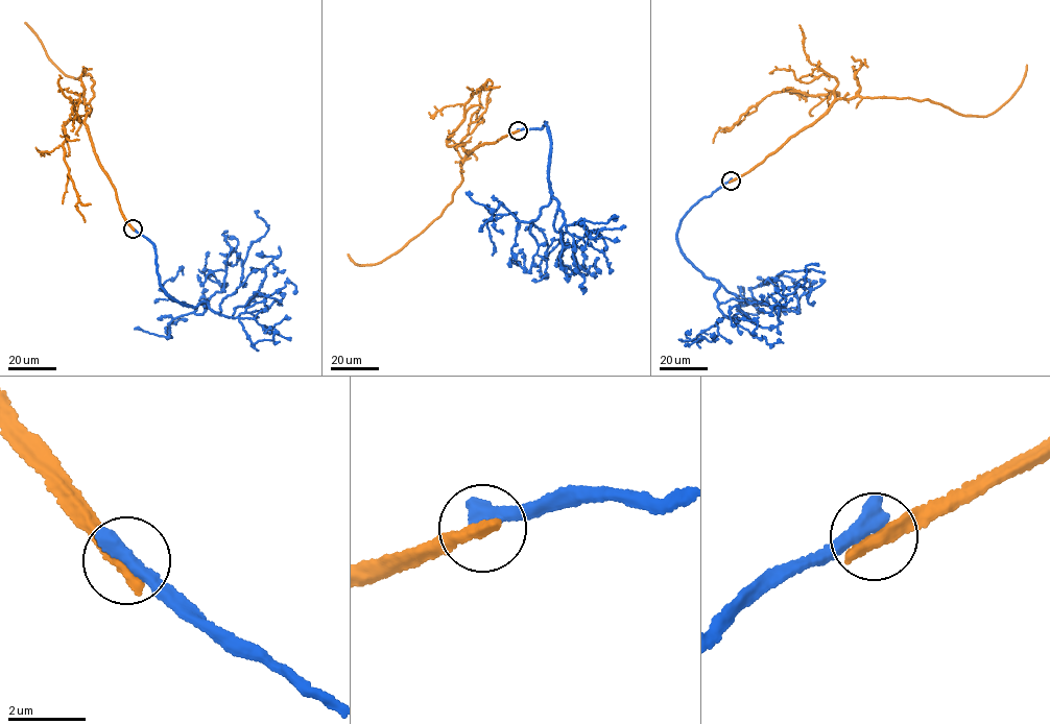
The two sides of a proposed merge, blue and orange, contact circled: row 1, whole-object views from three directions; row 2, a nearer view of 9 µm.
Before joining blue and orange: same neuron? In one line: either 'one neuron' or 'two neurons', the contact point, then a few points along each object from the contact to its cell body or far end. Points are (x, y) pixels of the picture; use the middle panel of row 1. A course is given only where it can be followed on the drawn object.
two neurons; place (518, 130); course blue (518, 130), (546, 122), (558, 257), (576, 272), (588, 272), (585, 265), (576, 270); course orange (518, 130), (464, 152), (462, 183), (452, 201), (402, 248), (373, 264), (355, 263), (348, 254)

